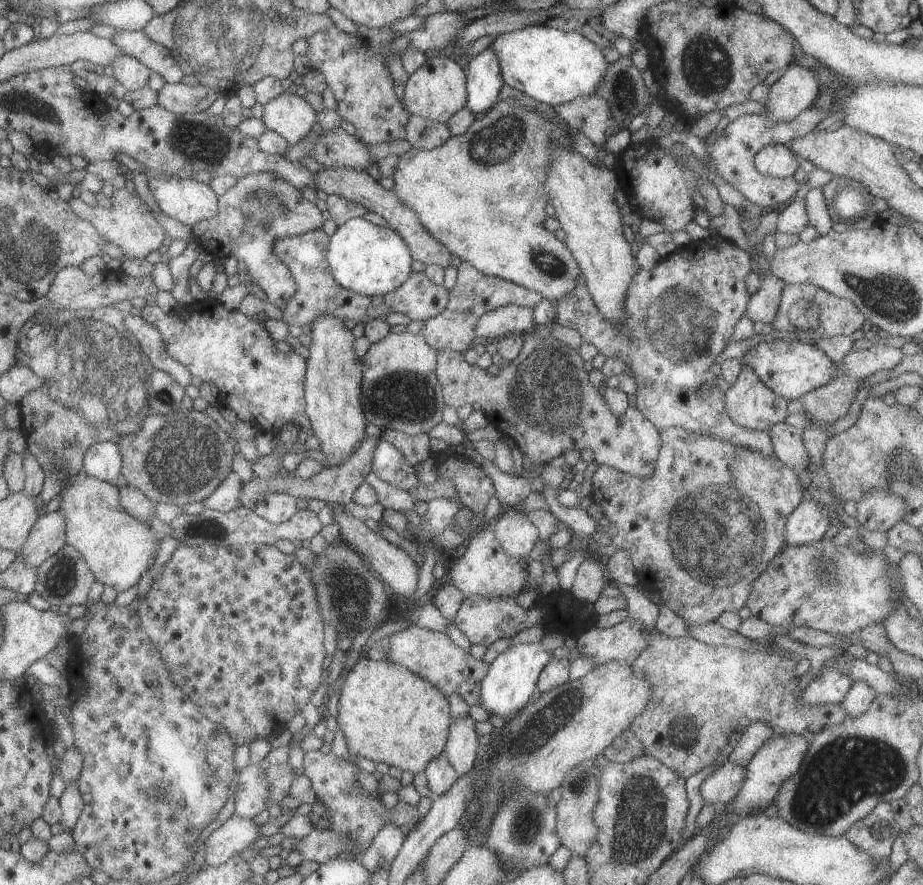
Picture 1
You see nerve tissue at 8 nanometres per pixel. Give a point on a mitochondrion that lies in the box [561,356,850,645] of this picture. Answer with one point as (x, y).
(717, 536)

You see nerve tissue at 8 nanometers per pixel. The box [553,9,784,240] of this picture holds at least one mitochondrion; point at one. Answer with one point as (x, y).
(706, 65)

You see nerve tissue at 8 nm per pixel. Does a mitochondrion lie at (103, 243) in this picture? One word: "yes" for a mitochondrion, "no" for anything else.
no

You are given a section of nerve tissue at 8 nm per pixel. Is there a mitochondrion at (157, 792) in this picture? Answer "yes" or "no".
yes

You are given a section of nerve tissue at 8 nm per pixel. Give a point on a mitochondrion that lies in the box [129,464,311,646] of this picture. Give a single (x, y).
(215, 532)

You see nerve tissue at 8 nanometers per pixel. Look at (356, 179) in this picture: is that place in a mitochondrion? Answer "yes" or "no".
no

